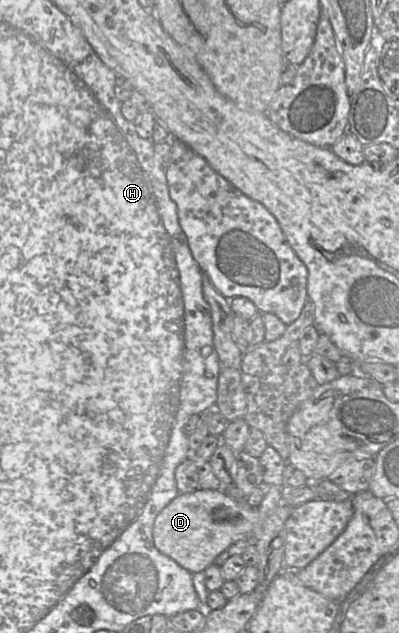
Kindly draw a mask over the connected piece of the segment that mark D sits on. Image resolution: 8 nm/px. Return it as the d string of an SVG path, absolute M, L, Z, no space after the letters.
M263 482L259 487L264 497L258 507L235 501L223 490L199 488L190 493L179 493L154 521L152 534L155 547L192 574L205 571L233 542L242 538L254 540L260 521L282 503L282 487Z

